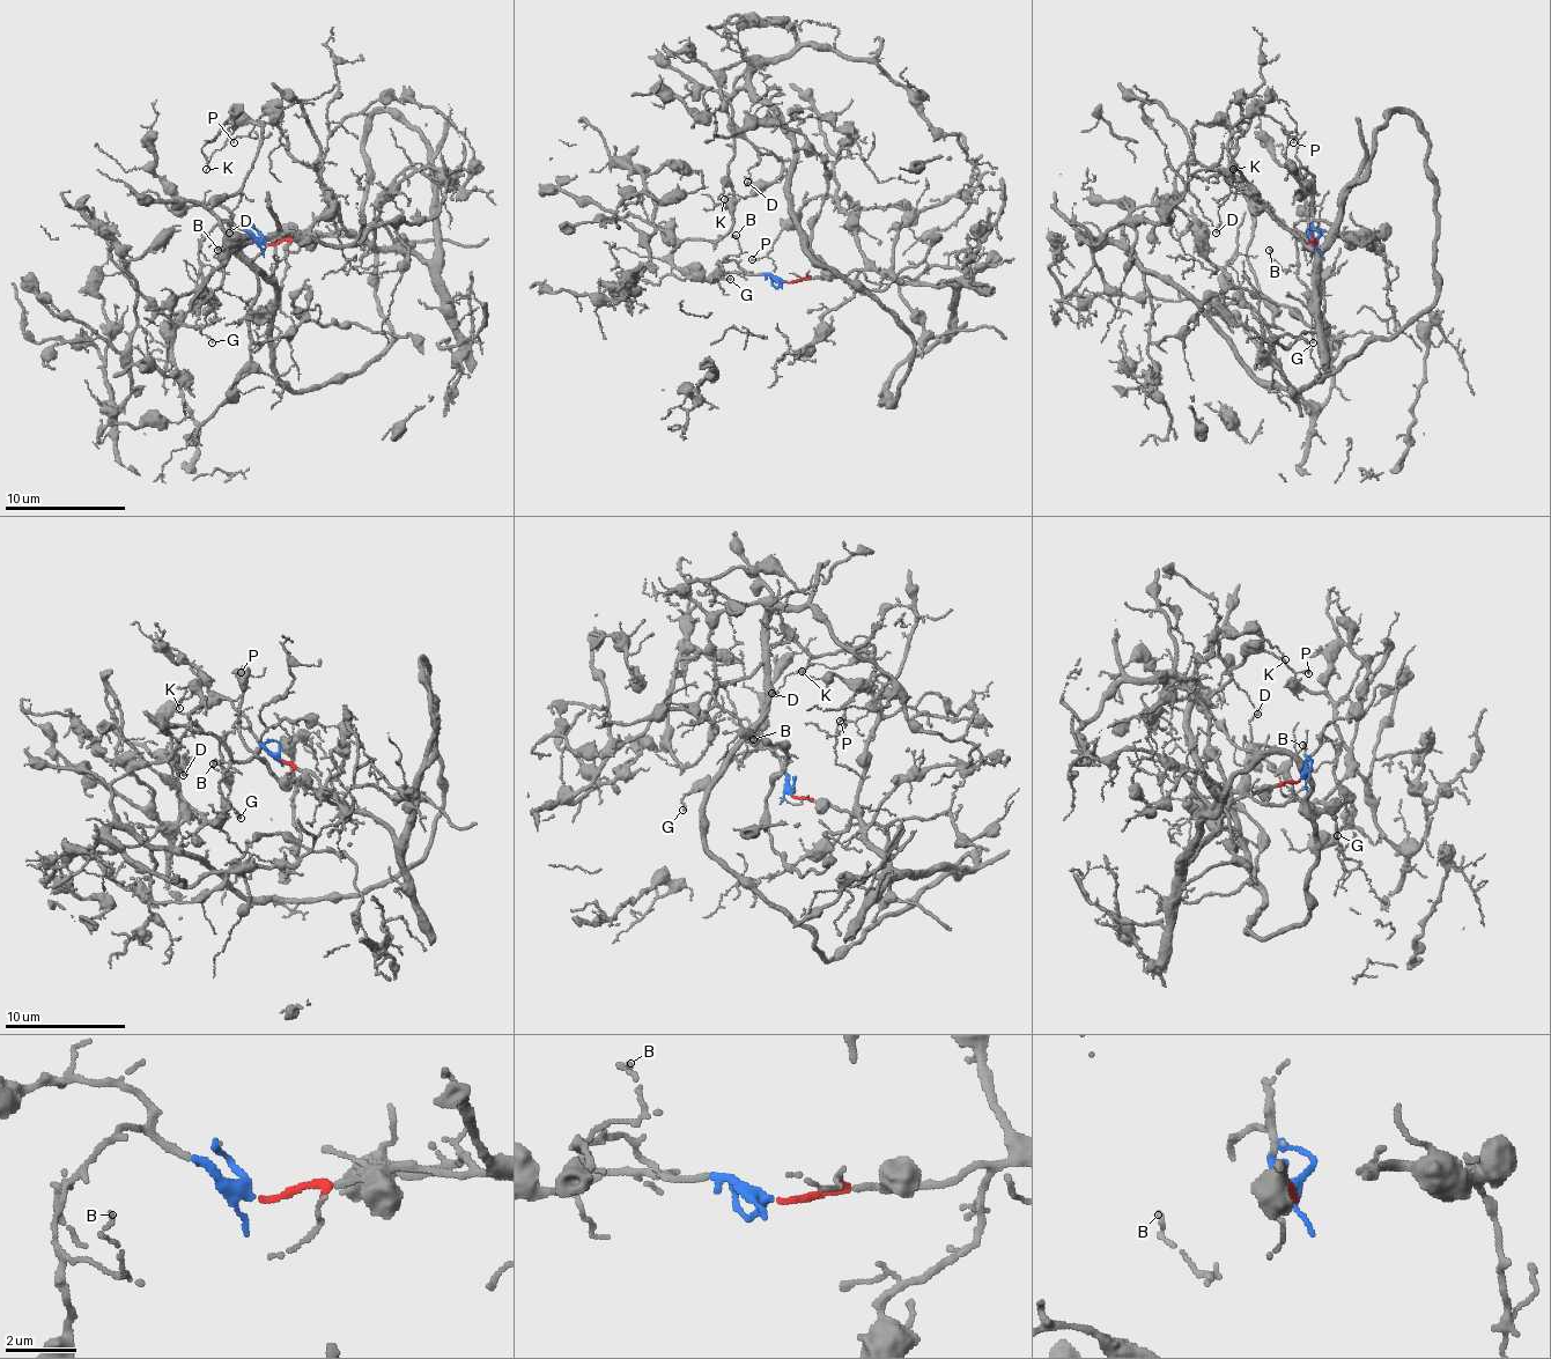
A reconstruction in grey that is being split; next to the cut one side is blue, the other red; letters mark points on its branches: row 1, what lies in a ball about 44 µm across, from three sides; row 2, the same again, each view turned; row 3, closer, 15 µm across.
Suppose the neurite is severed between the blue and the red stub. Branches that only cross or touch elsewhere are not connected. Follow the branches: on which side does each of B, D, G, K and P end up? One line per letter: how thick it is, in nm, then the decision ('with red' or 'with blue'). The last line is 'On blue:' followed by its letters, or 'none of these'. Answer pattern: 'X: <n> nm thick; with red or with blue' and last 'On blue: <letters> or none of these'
B: 110 nm thick; with blue
D: 150 nm thick; with red
G: 120 nm thick; with blue
K: 100 nm thick; with red
P: 120 nm thick; with red
On blue: B, G

